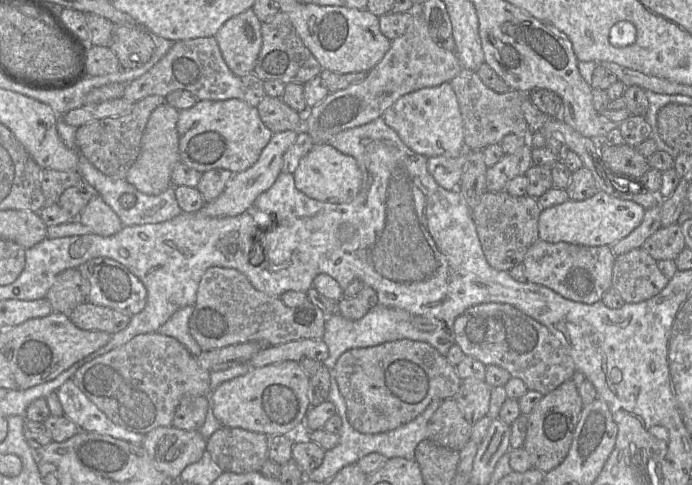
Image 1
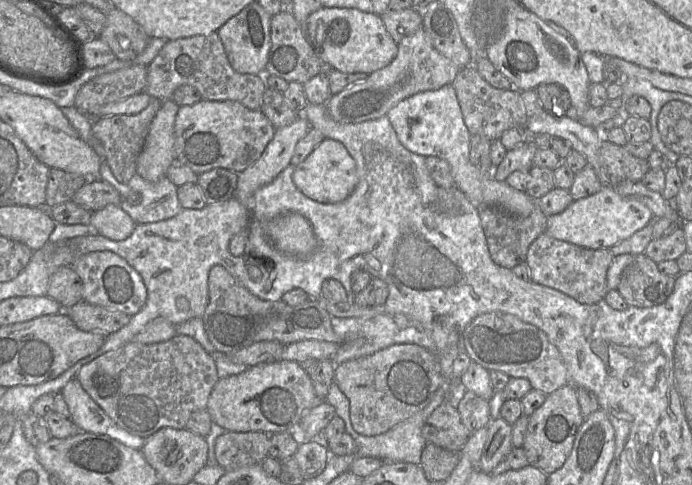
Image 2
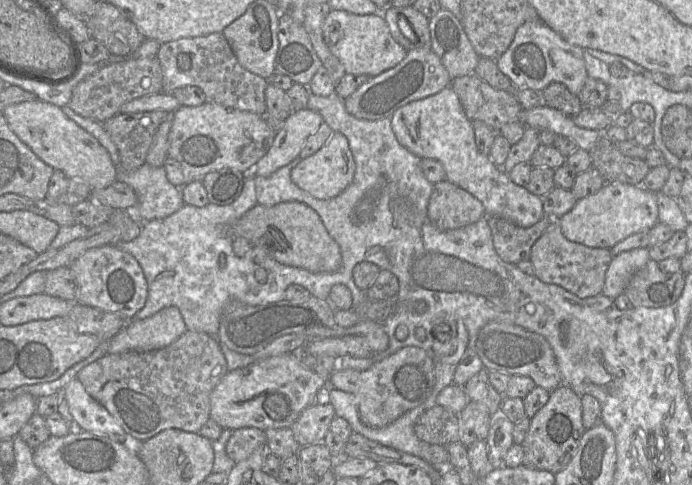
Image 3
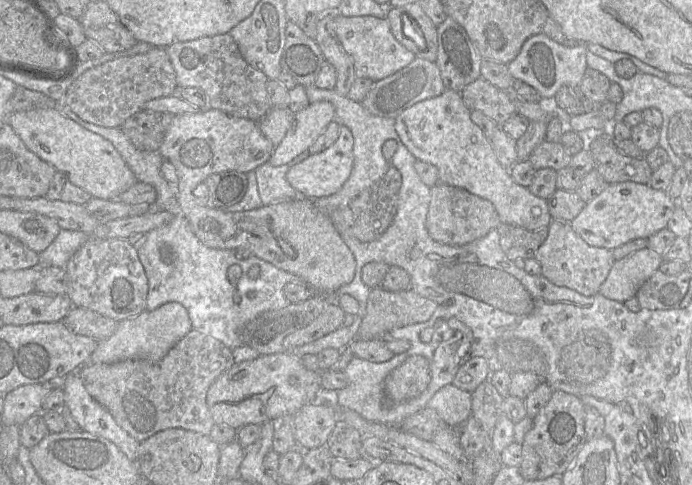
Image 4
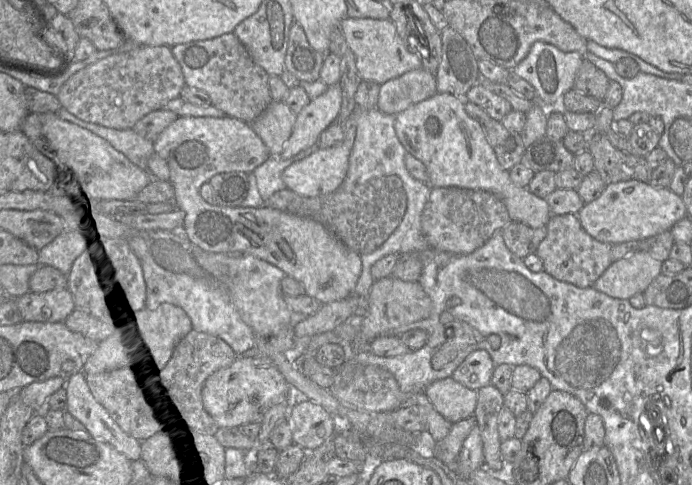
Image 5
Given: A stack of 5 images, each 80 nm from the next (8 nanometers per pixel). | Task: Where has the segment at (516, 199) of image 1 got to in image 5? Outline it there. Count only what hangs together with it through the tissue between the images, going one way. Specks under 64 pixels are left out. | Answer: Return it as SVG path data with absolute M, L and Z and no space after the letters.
M510 222L501 229L507 248L517 257L524 259L535 254L547 235L547 227L531 228L523 223Z

